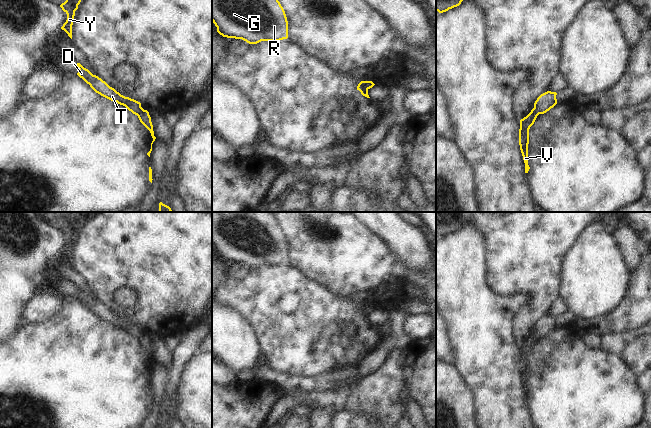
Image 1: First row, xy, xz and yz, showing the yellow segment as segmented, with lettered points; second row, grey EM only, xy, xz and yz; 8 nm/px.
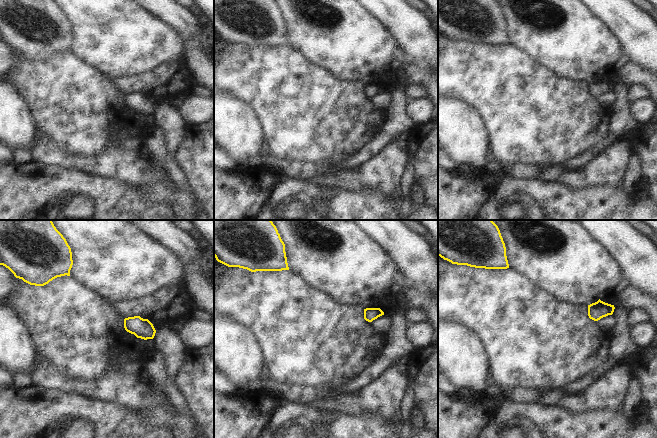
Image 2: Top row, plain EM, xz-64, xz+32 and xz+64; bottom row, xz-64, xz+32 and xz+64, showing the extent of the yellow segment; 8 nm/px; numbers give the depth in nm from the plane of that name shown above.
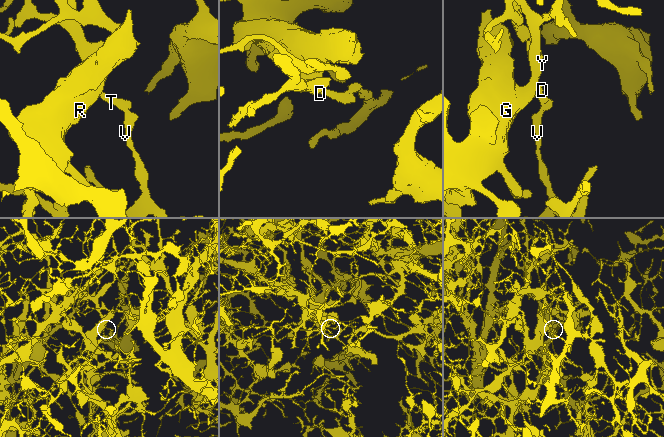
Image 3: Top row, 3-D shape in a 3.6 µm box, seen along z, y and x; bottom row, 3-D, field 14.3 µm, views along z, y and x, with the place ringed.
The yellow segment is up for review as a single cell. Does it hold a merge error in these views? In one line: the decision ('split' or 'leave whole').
split

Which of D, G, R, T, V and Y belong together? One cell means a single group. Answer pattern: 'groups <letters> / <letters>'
groups D G R T Y / V

